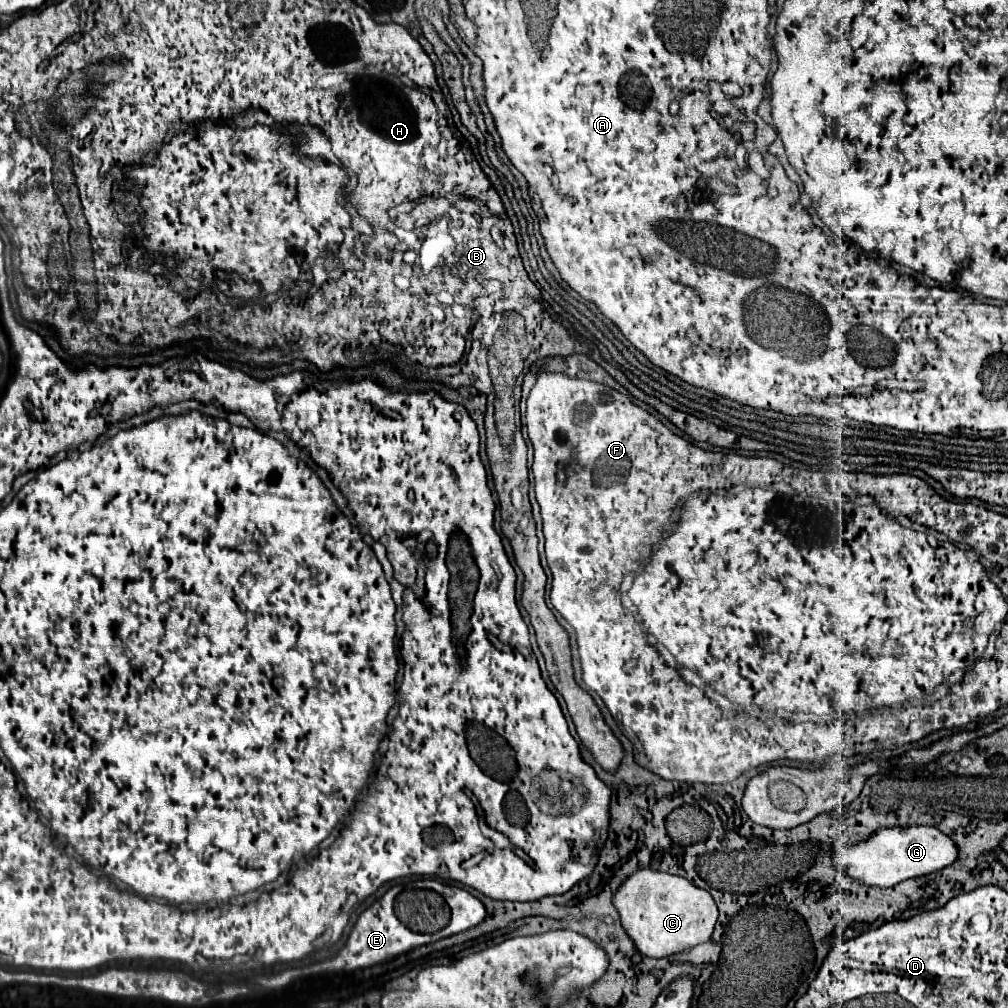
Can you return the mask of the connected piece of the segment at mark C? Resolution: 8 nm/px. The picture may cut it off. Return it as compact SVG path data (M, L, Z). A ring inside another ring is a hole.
M652 869L634 871L618 887L612 901L626 935L634 941L634 947L652 959L670 957L708 941L718 919L716 903L706 889L692 885L680 875Z

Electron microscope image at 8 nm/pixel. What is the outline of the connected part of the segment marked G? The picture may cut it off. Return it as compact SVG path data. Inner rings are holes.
M910 825L910 827L882 827L876 829L868 839L854 845L844 845L834 841L832 861L838 873L848 875L850 879L866 885L888 889L900 881L928 875L946 865L952 865L958 857L958 847L950 837L940 833L934 825Z

